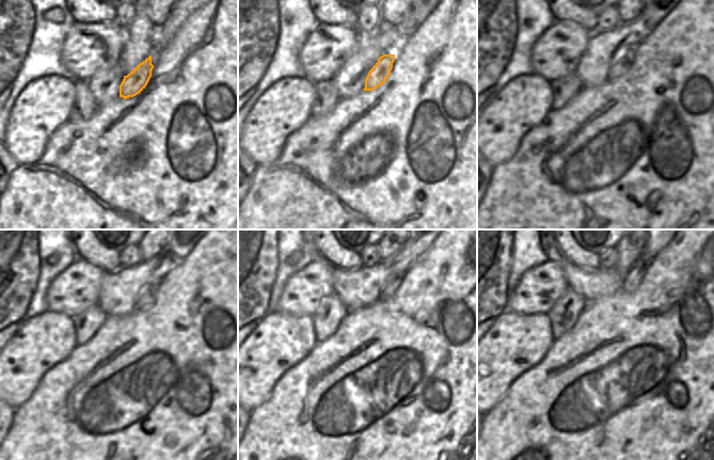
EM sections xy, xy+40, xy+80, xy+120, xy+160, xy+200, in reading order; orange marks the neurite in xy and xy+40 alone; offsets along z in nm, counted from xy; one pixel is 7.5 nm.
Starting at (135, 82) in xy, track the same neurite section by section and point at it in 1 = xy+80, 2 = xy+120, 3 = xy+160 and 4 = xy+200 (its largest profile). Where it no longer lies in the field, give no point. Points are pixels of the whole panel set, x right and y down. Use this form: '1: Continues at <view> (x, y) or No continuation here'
1: Continues at xy+80 (622, 62)
2: Continues at xy+120 (146, 299)
3: Continues at xy+160 (389, 290)
4: Continues at xy+200 (632, 279).

